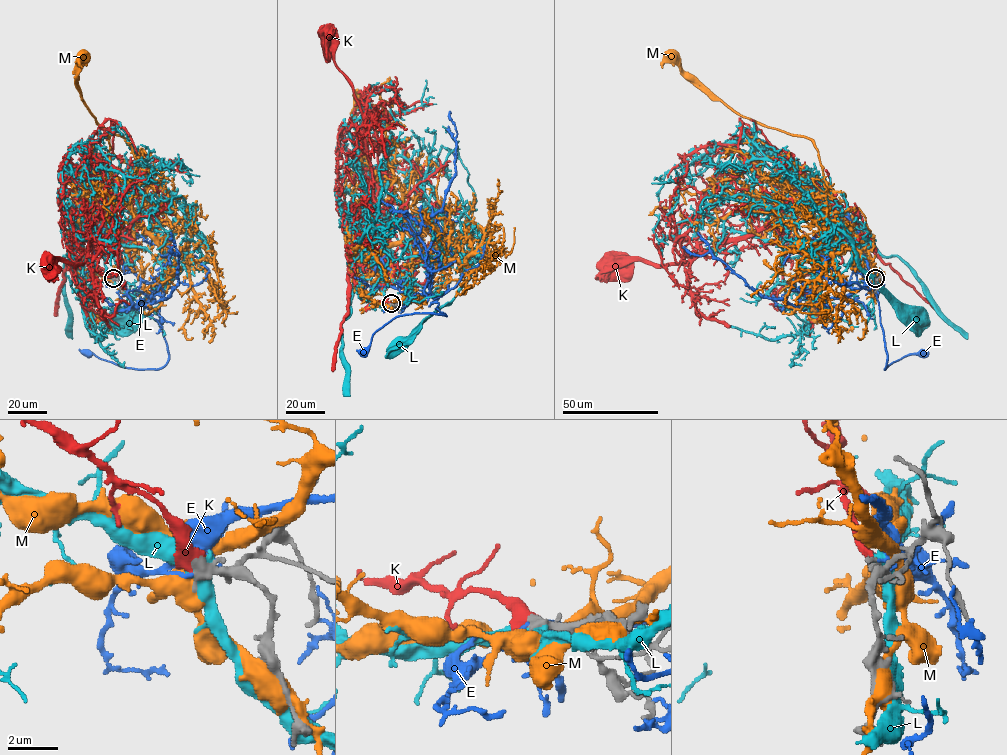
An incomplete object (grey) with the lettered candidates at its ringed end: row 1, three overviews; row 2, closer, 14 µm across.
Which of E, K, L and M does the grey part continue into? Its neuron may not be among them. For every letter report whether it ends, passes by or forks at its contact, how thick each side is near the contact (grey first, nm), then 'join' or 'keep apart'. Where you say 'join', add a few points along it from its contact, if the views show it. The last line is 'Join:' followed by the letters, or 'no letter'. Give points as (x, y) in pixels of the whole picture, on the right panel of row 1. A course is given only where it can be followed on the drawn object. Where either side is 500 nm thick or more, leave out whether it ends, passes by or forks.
E: it ends; calibres 320 and 280 nm; keep apart
K: it ends; calibres 280 and 440 nm; join; course (875, 279), (870, 254), (848, 244), (835, 215), (811, 199), (753, 233), (683, 262), (608, 264)
L: it passes by; calibres 320 and 480 nm; keep apart
M: calibres 190 and 550 nm; keep apart
Join: K

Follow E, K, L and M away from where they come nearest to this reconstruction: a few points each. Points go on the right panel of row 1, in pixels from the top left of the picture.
E: (876, 278), (870, 270), (865, 284), (873, 286), (878, 302), (886, 353), (885, 369), (909, 354), (923, 353)
K: (875, 279), (870, 254), (848, 244), (835, 215), (811, 199), (753, 233), (683, 262), (608, 264)
L: (875, 279), (870, 256), (853, 239), (846, 221), (796, 169), (792, 181), (849, 239), (857, 264), (918, 317)
M: (876, 280), (861, 255), (838, 237), (800, 188), (822, 177), (813, 142), (740, 116), (686, 75), (671, 56)

